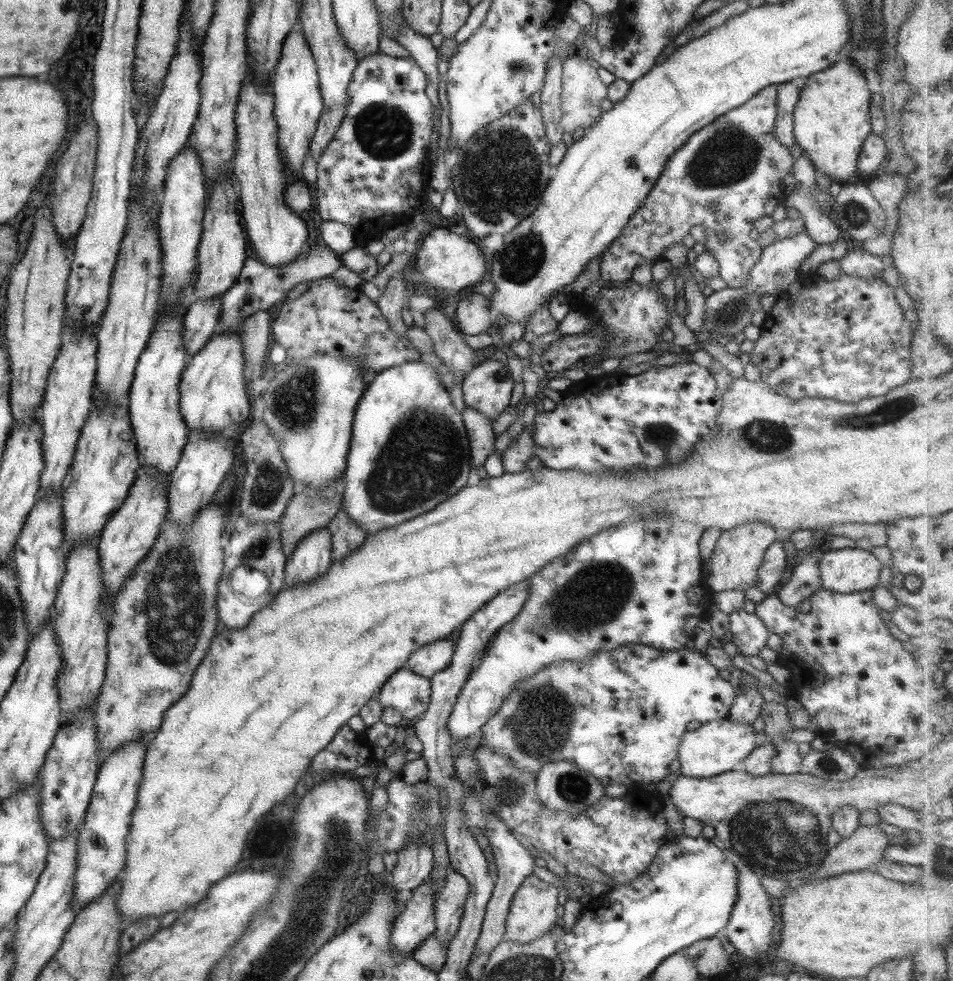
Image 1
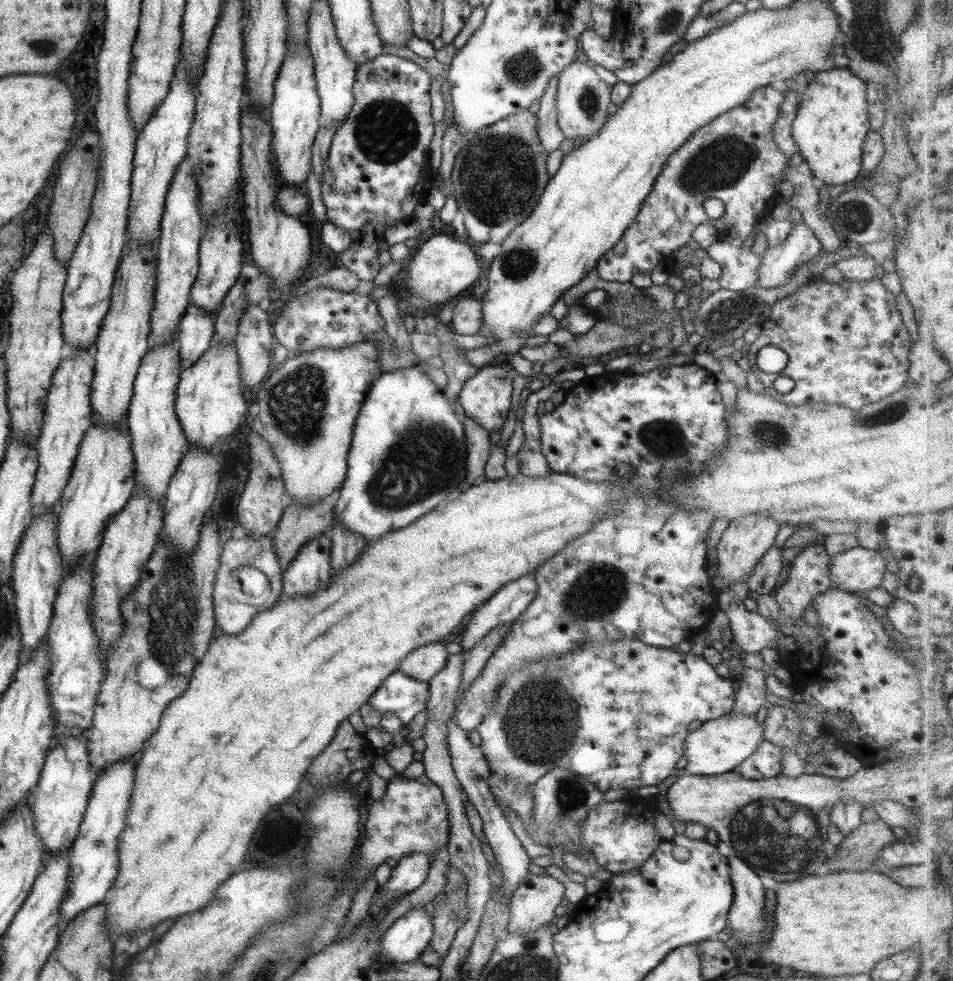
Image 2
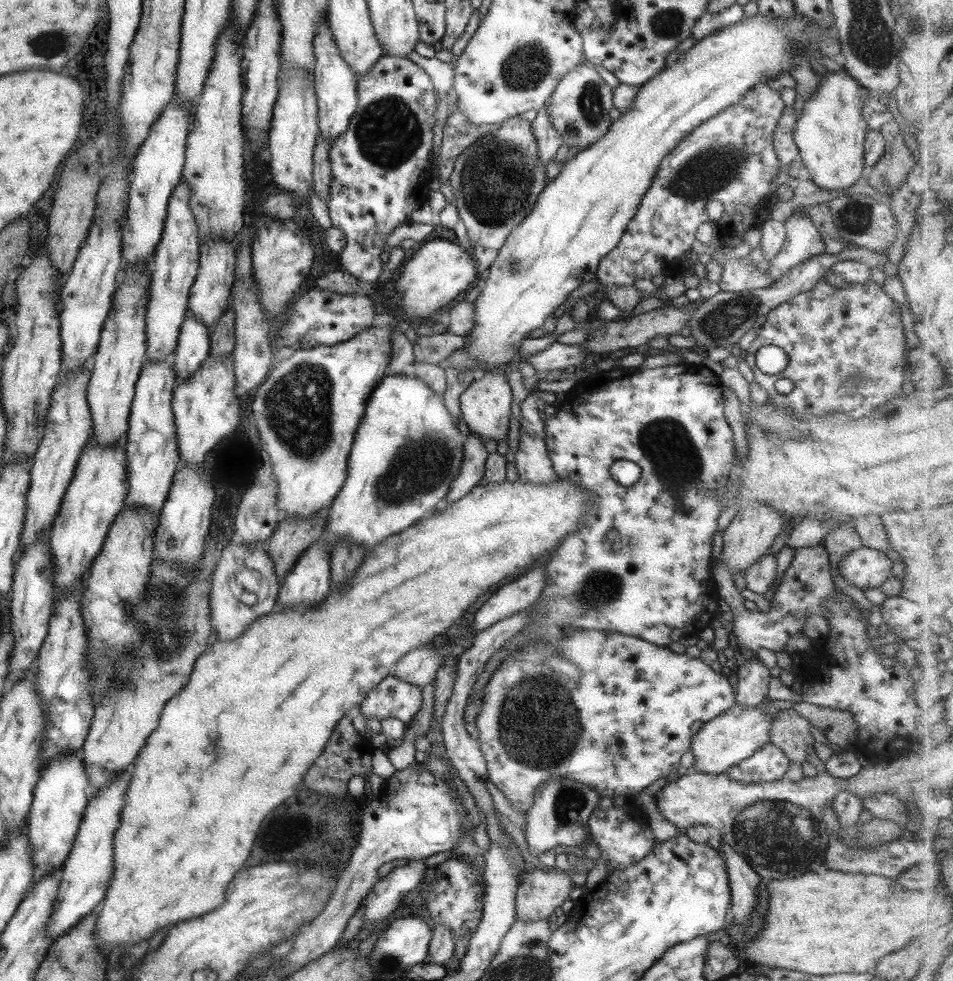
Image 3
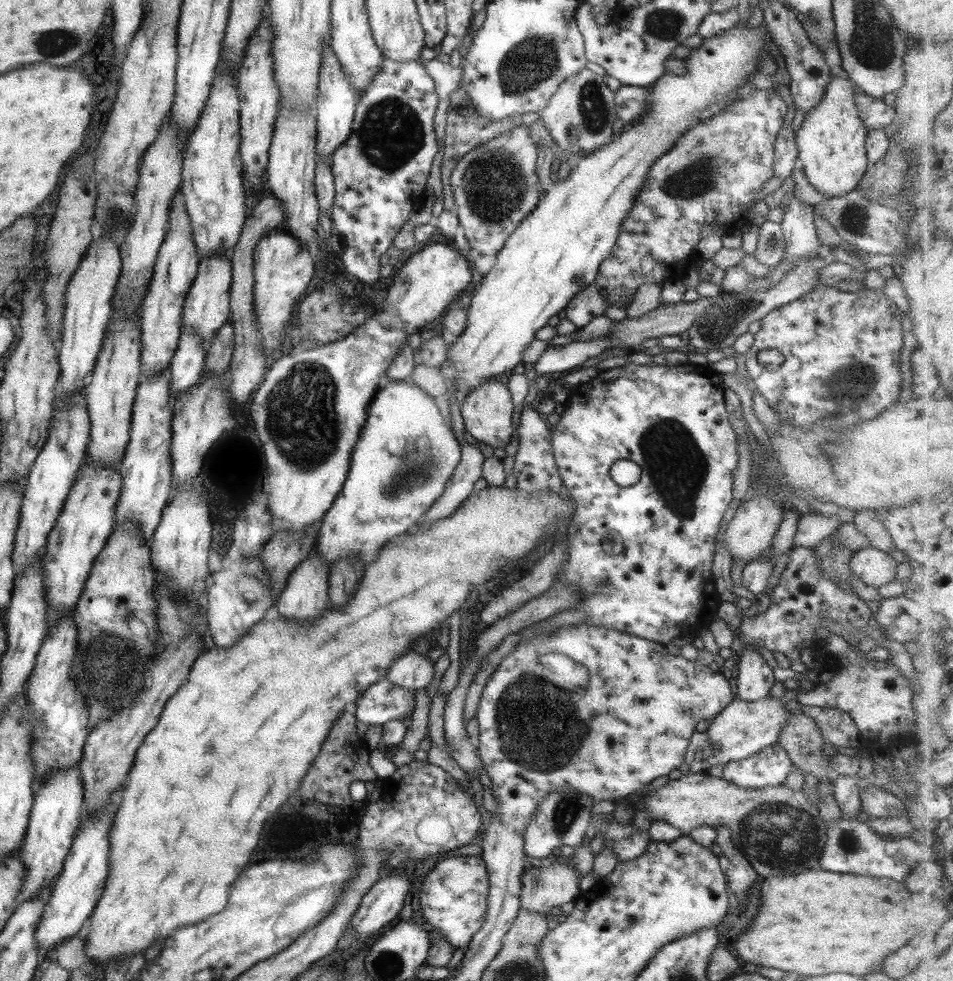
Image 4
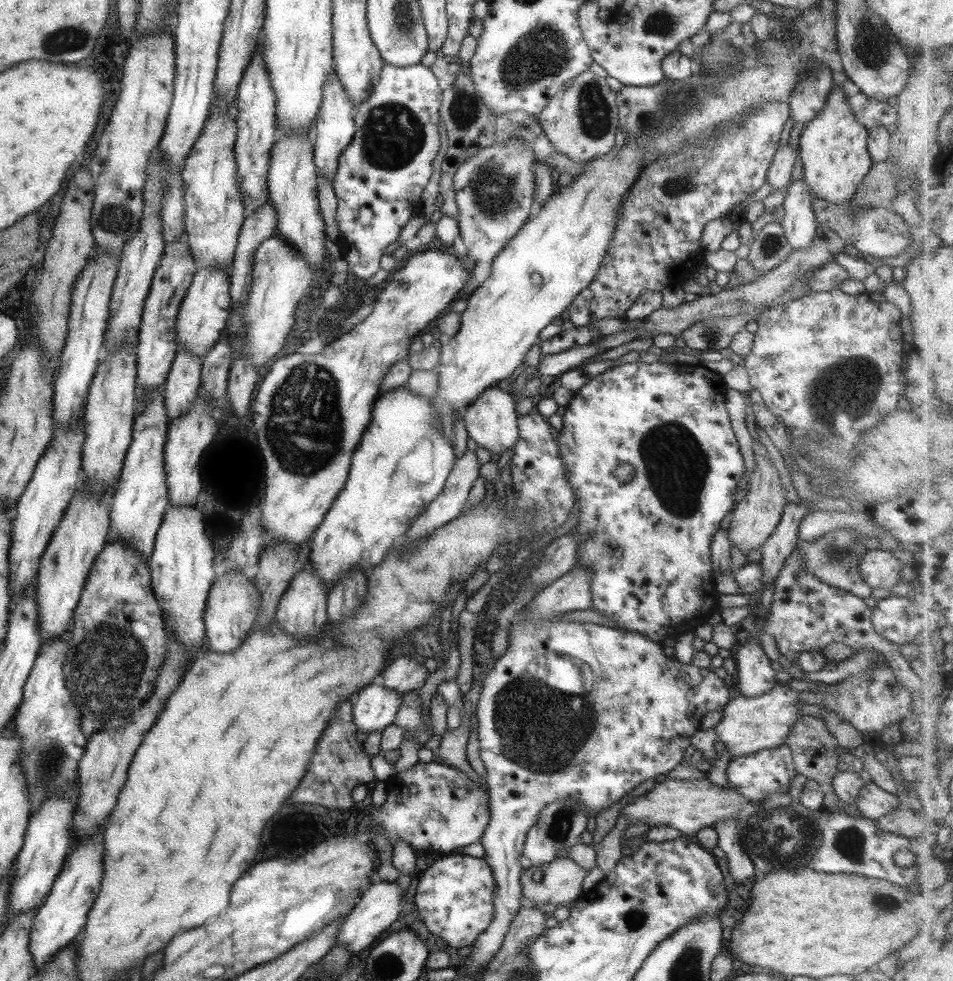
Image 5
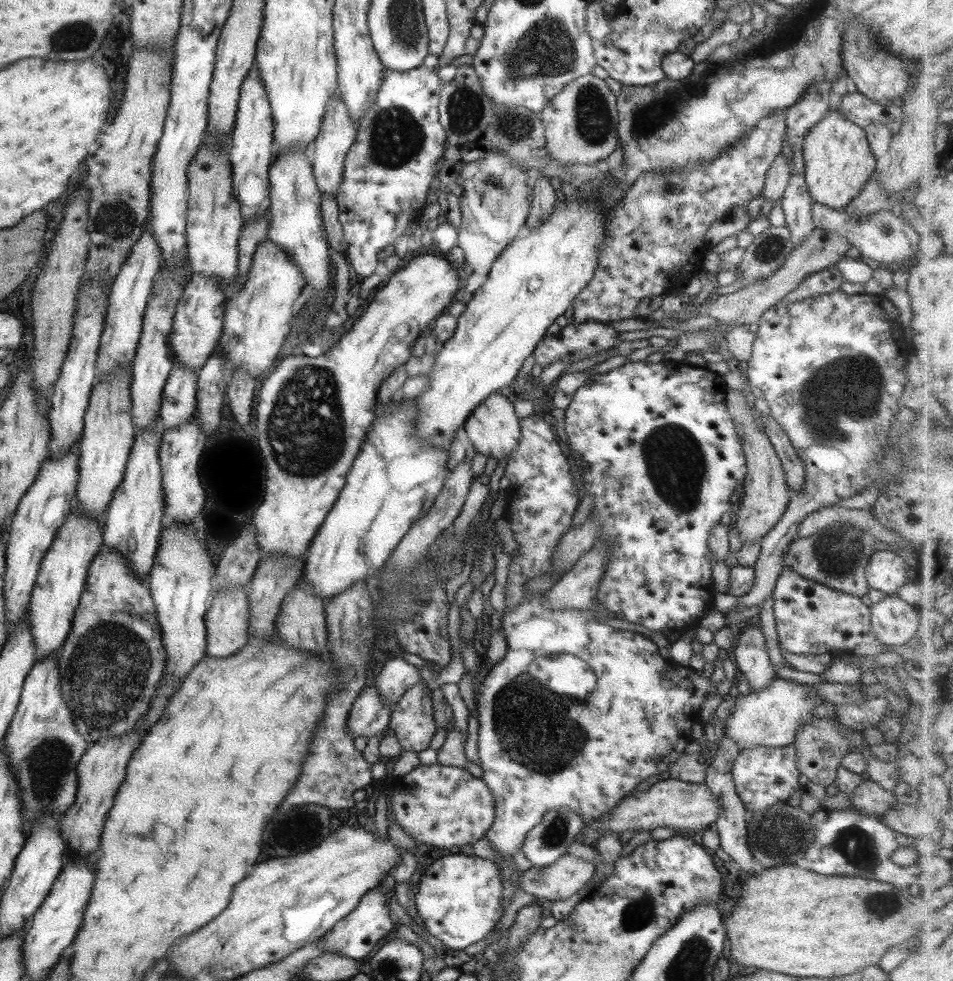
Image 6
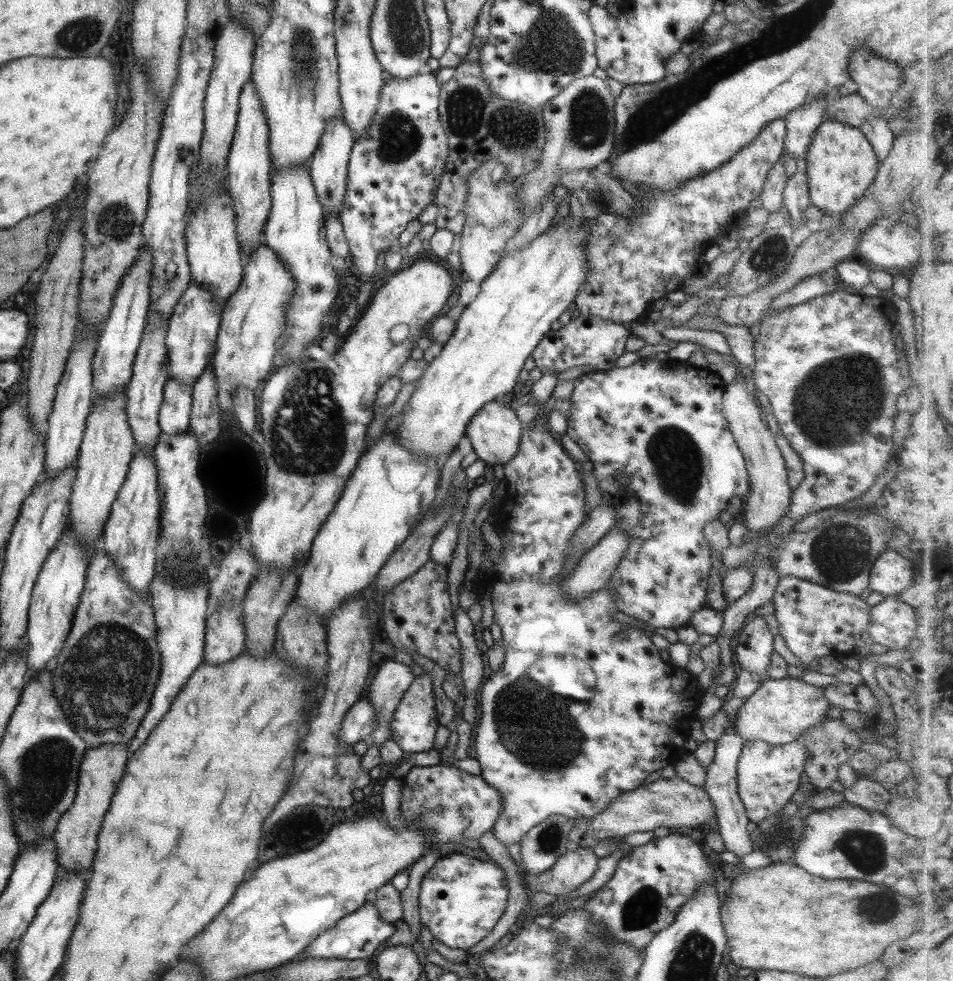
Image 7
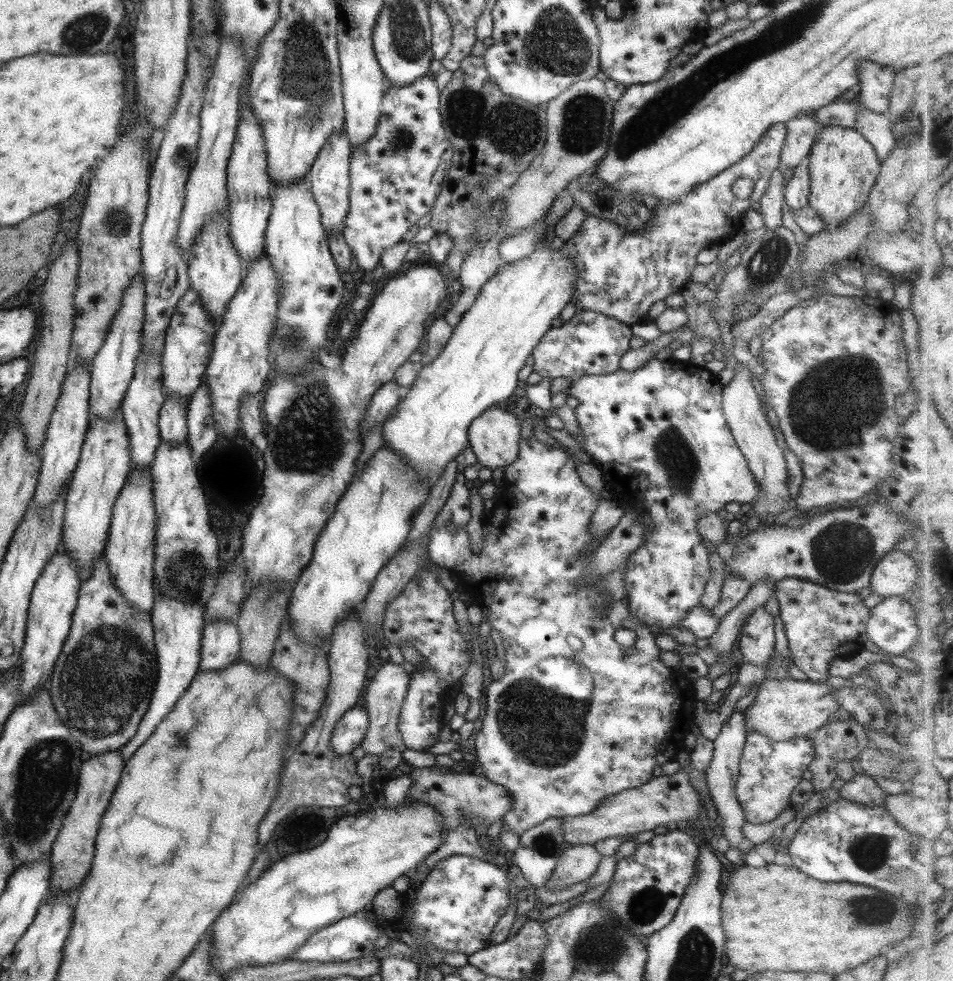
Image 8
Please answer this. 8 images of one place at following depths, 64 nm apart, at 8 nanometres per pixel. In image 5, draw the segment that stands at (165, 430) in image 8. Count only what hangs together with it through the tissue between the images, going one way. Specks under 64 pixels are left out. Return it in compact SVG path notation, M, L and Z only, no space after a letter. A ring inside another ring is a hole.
M179 349L174 356L165 382L163 383L163 404L169 421L185 414L200 390L201 359Z

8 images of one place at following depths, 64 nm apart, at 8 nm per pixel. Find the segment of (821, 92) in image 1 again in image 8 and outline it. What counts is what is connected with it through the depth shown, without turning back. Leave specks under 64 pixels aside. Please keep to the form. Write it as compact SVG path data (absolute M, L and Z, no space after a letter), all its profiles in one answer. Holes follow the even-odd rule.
M825 127L816 131L813 147L808 155L808 206L829 228L841 225L866 202L880 170L880 162L873 148L853 128Z

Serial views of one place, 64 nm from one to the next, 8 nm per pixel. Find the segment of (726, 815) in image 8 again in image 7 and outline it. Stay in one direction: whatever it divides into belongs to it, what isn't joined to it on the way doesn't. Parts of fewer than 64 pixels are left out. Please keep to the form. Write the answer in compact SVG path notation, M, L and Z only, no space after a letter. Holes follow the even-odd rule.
M733 725L723 731L721 736L714 741L714 756L711 764L706 766L706 777L702 786L715 808L717 833L723 841L724 850L738 856L740 860L743 855L747 855L754 850L748 832L751 824L736 791L735 766L737 766L738 756L744 741L741 739L741 735L735 731Z

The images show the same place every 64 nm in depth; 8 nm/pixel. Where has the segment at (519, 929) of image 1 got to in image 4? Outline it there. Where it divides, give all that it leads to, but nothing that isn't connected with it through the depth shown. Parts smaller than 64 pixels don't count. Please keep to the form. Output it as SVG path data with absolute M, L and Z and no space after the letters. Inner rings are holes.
M570 861L529 866L520 876L519 909L545 916L551 907L573 900L581 893L577 875Z

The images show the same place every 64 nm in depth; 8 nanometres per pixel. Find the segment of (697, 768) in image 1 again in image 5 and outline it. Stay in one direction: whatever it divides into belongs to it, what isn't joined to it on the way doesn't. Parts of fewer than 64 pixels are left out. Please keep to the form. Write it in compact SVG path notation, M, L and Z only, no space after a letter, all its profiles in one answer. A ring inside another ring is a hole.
M776 682L764 694L752 698L740 695L729 700L722 708L722 717L713 726L713 730L717 735L717 740L722 742L725 749L729 751L729 758L749 755L761 749L772 749L783 745L787 730L800 716L801 706L799 691L791 689L786 682Z

